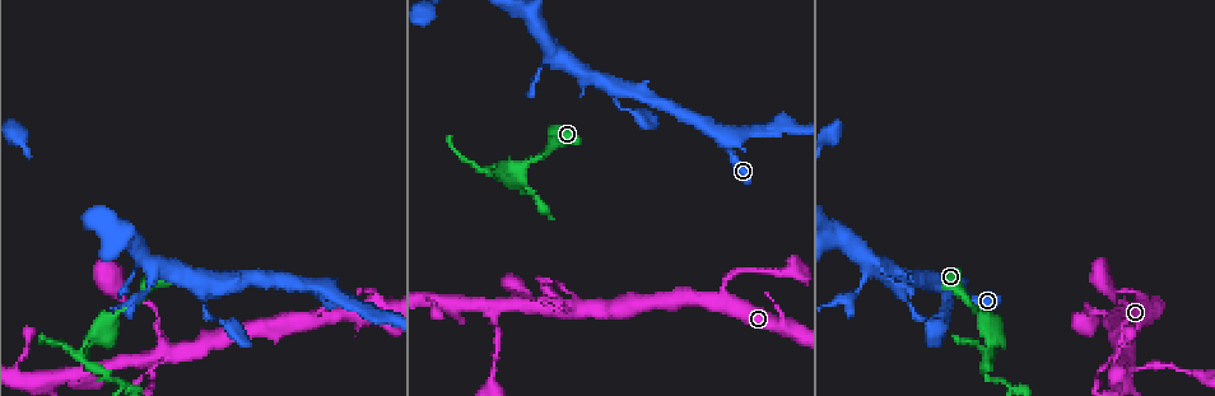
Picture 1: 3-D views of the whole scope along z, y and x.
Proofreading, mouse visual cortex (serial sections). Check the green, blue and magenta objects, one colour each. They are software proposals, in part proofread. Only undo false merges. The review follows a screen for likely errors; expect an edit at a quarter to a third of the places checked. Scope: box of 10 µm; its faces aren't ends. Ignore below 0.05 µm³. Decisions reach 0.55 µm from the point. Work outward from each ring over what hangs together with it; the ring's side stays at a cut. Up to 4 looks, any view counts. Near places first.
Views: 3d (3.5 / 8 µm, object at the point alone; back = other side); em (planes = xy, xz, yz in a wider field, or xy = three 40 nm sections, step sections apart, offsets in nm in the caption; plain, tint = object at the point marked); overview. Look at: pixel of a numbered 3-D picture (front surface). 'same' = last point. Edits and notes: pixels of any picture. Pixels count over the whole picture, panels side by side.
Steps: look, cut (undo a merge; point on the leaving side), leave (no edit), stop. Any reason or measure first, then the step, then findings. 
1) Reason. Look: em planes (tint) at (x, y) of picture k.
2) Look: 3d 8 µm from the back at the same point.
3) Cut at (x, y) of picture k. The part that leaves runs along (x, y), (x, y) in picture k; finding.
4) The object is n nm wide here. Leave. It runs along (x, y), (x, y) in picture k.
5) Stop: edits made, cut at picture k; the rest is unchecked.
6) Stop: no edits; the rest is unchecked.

Abrupt turn. Look: em xy step 1 (tint) at (162, 355) of picture 1.

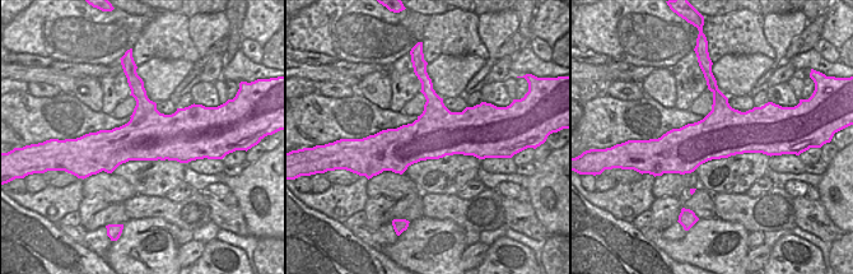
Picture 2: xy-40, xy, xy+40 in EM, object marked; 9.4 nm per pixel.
Look: 3d 3.5 µm at the same point.

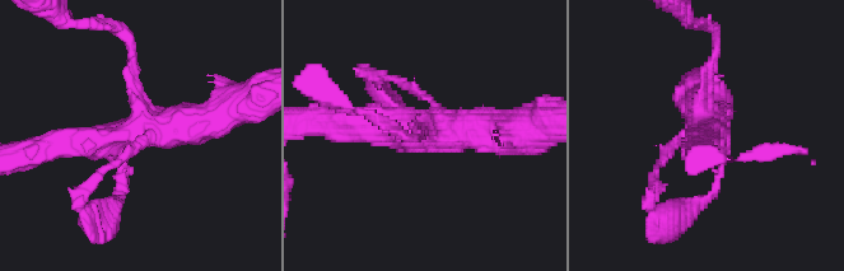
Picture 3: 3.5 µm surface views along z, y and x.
The object is 460 nm wide here. Leave. It runs along (228, 108), (204, 124), (59, 143) in picture 3; continuous, no second cell.

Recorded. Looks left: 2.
Narrows sharply. Look: 3d 3.5 µm at (492, 172) of picture 1.

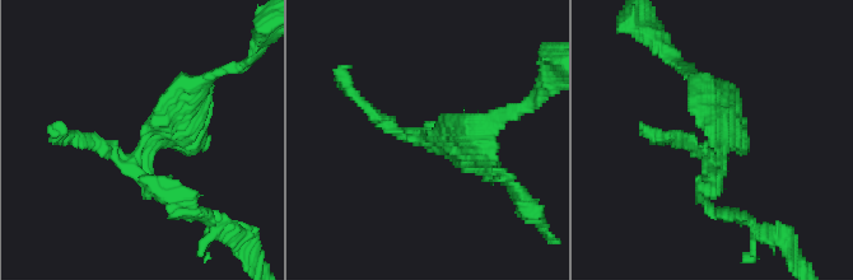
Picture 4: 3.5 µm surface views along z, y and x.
Cut at (205, 143) of picture 4. Two cells meet here.

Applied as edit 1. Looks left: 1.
Stop: edits made, cut at picture 4; the rest is unchecked.

